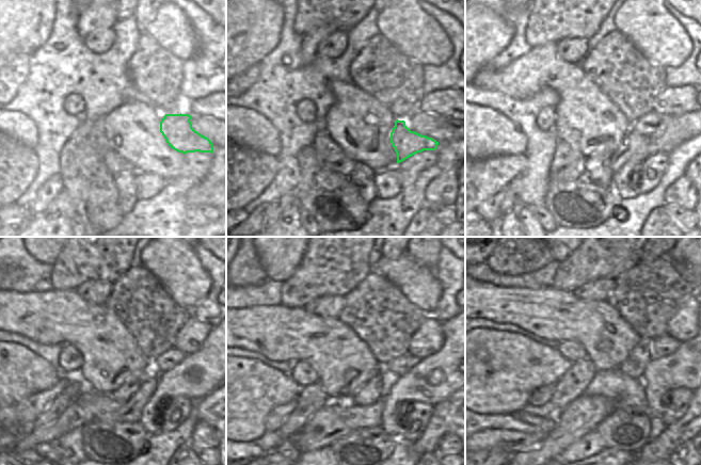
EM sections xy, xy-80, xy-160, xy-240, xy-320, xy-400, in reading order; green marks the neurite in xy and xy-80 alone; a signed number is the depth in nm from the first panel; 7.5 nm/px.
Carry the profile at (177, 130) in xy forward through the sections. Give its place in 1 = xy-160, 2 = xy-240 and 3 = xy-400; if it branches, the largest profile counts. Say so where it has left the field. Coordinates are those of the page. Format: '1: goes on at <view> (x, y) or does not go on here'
1: goes on at xy-160 (634, 143)
2: goes on at xy-240 (130, 412)
3: goes on at xy-400 (583, 415)

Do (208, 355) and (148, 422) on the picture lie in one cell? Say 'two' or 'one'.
one

